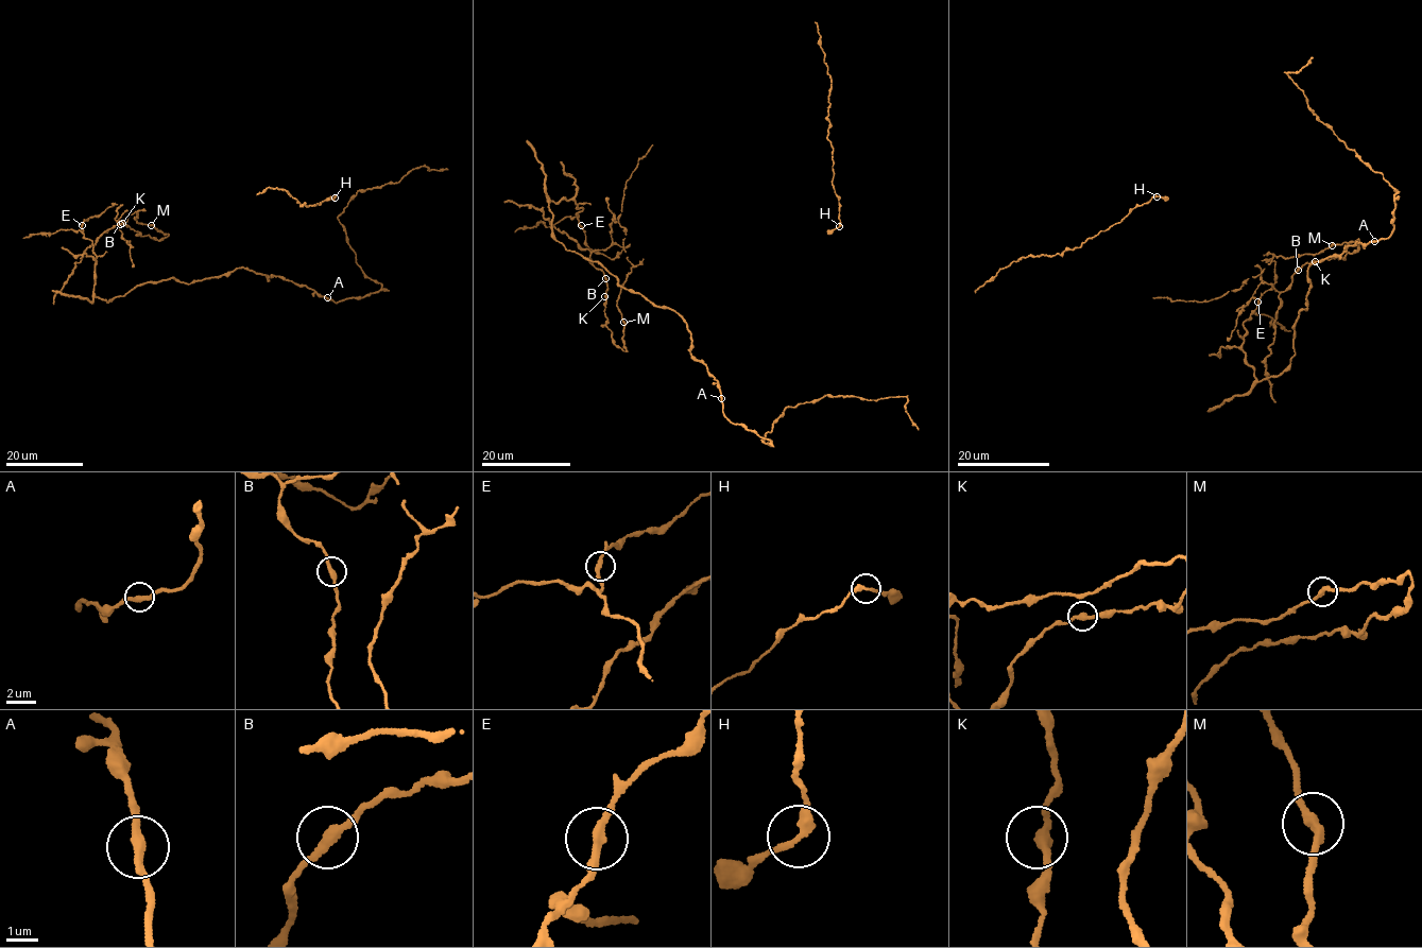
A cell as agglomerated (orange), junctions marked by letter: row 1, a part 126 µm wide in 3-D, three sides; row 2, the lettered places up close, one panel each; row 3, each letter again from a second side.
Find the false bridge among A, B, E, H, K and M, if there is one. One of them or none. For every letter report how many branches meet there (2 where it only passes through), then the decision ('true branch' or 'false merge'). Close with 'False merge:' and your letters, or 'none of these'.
A: branches 2; true branch
B: branches 2; true branch
E: branches 2; true branch
H: branches 2; true branch
K: branches 2; true branch
M: branches 2; true branch
False merge: none of these

